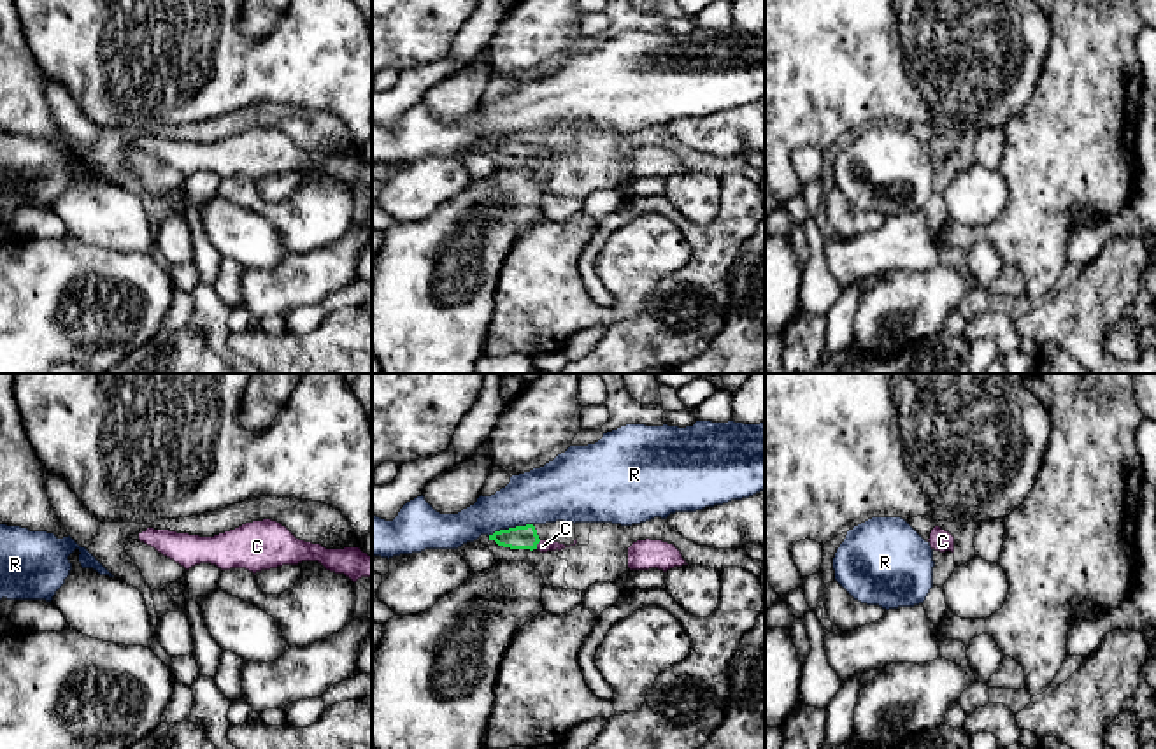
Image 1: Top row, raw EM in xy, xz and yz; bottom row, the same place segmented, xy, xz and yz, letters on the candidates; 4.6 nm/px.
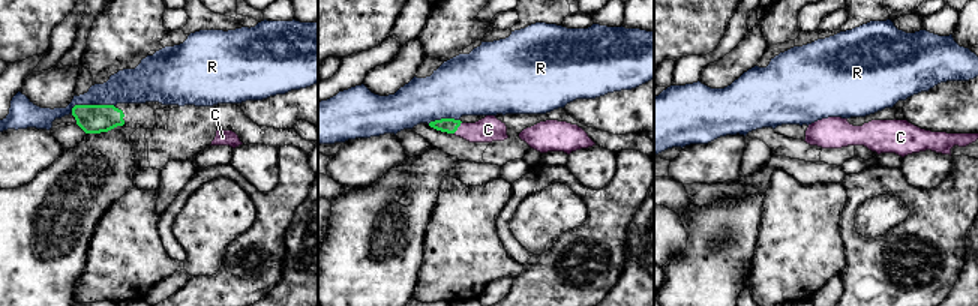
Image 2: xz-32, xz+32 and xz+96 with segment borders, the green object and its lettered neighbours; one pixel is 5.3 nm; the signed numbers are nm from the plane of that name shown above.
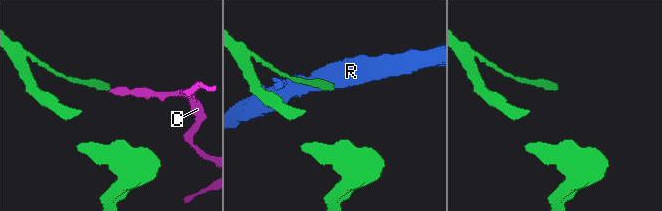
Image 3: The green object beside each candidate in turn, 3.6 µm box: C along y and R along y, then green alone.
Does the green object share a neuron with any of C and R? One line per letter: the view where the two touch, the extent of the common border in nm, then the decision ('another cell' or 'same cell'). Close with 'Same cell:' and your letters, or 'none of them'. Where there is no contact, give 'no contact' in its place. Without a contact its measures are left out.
C: meets green in xz; contact 50 nm long; same cell
R: meets green in xz; contact 220 nm long; another cell
Same cell: C

